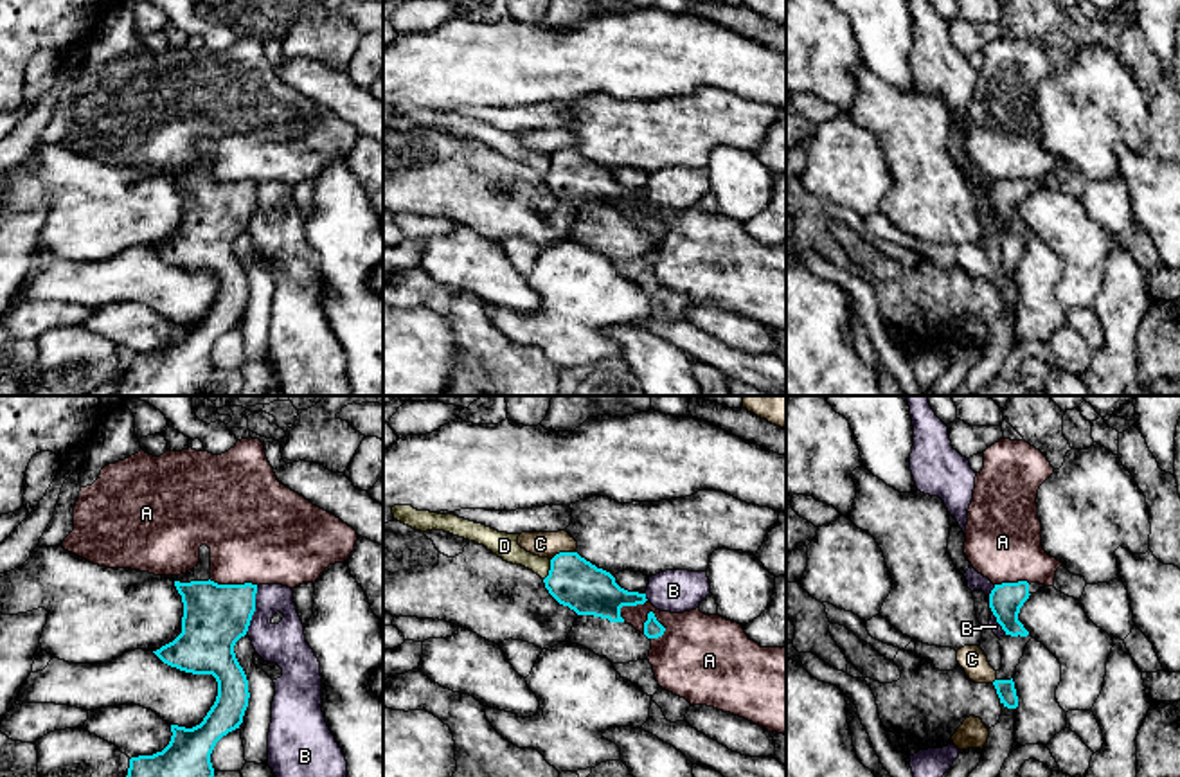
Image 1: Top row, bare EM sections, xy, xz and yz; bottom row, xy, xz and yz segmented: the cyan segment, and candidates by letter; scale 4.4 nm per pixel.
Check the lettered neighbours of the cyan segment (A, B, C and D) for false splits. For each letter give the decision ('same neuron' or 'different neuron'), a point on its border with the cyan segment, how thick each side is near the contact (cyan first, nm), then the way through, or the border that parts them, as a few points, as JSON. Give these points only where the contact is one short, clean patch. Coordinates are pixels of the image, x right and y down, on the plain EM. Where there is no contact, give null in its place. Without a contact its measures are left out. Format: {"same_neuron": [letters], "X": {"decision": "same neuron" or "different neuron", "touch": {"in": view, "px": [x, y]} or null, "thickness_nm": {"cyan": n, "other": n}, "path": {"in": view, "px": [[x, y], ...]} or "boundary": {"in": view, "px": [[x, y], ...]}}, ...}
{"same_neuron": [], "A": {"decision": "different neuron", "touch": {"in": "xz", "px": [661, 222]}, "thickness_nm": {"cyan": 80, "other": 400}}, "B": {"decision": "different neuron", "touch": {"in": "xy", "px": [254, 207]}, "thickness_nm": {"cyan": 280, "other": 190}, "boundary": {"in": "xy", "px": [[258, 184], [254, 211], [245, 231]]}}, "C": {"decision": "different neuron", "touch": {"in": "xz", "px": [562, 150]}, "thickness_nm": {"cyan": 220, "other": 110}}, "D": {"decision": "different neuron", "touch": {"in": "xz", "px": [549, 168]}, "thickness_nm": {"cyan": 220, "other": 110}}}

